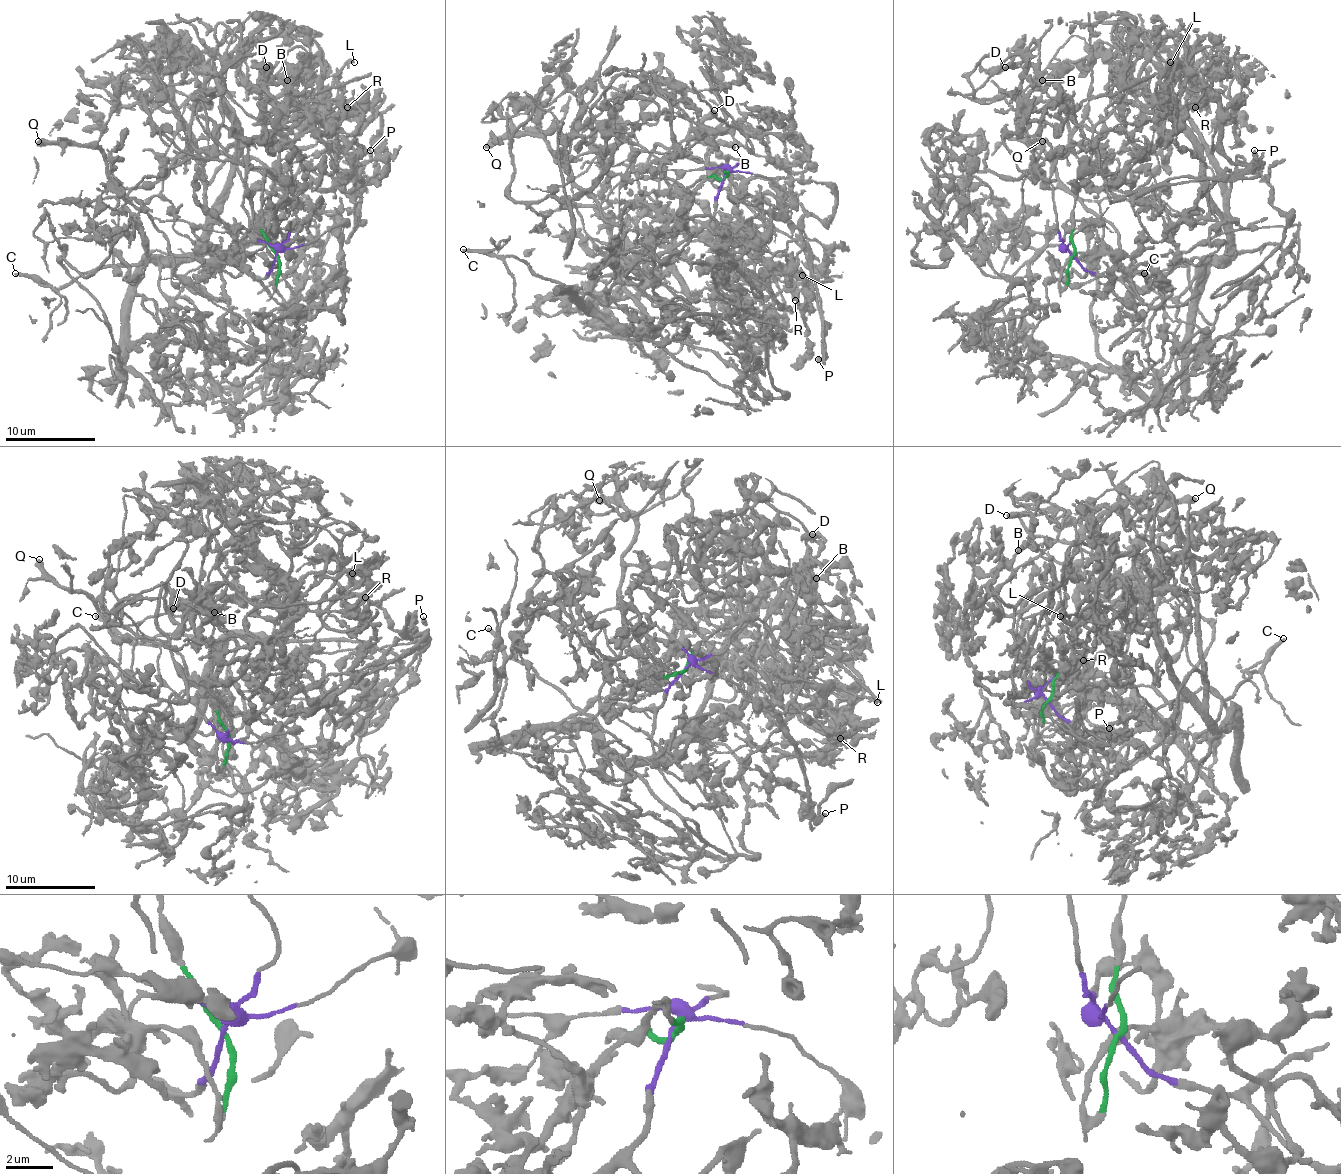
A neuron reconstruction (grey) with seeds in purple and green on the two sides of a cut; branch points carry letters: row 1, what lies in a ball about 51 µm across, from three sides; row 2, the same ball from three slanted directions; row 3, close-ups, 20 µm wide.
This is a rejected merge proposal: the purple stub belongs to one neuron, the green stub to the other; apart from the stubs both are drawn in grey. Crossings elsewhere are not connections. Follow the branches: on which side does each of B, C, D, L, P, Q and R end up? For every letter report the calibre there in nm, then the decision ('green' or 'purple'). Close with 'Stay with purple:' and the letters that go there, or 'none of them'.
B: 440 nm | green
C: 280 nm | purple
D: 550 nm | green
L: 360 nm | green
P: 320 nm | green
Q: 550 nm | purple
R: 360 nm | green
Stay with purple: C, Q

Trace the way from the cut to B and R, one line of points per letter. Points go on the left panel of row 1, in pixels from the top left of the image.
B: (276, 255), (233, 107), (296, 133), (307, 73), (305, 111), (339, 98), (287, 111), (267, 89), (287, 80)
R: (276, 255), (253, 210), (235, 160), (233, 107), (235, 104), (269, 122), (305, 115), (339, 115), (348, 107)

